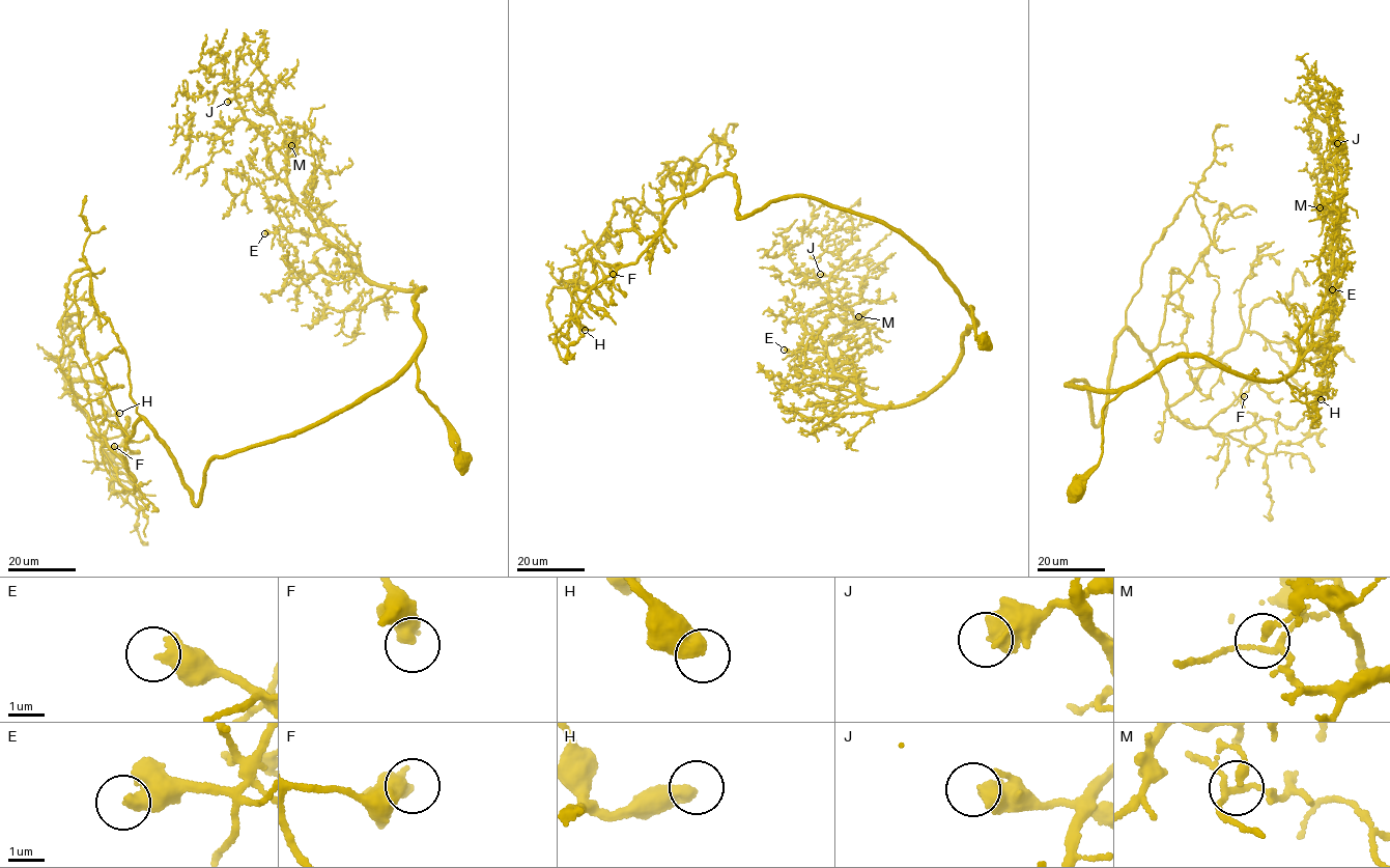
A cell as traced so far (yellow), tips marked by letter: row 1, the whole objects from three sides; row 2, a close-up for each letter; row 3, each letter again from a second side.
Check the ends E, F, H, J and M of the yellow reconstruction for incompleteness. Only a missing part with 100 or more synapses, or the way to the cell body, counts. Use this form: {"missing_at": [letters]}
{"missing_at": ["E"]}

